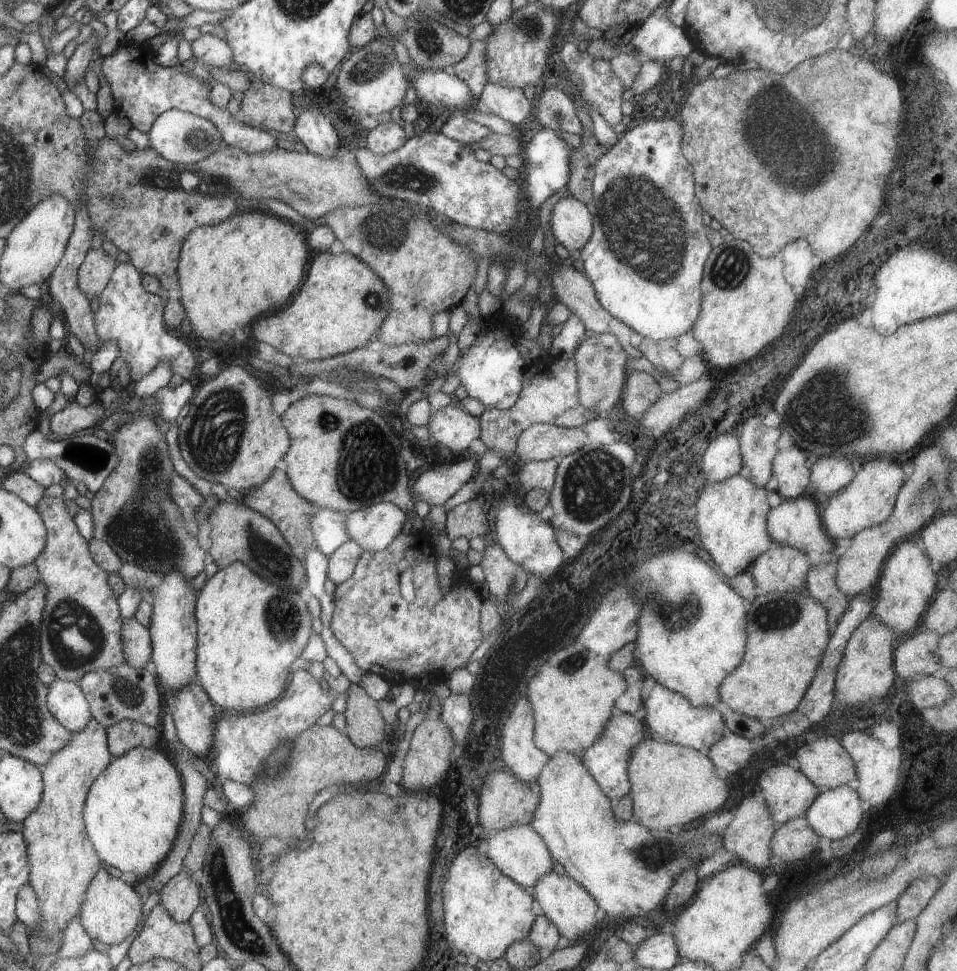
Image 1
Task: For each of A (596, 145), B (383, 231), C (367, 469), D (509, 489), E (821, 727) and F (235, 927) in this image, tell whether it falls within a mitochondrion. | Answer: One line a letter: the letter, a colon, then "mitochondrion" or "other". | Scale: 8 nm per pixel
A: other
B: mitochondrion
C: mitochondrion
D: other
E: other
F: mitochondrion

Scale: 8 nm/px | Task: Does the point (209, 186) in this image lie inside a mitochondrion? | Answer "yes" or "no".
yes

